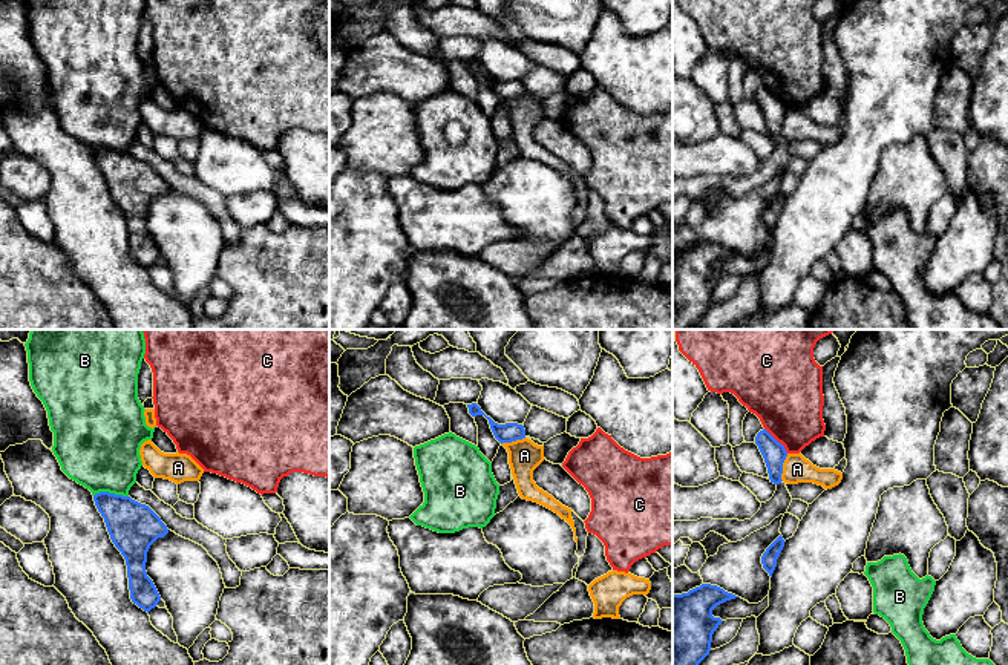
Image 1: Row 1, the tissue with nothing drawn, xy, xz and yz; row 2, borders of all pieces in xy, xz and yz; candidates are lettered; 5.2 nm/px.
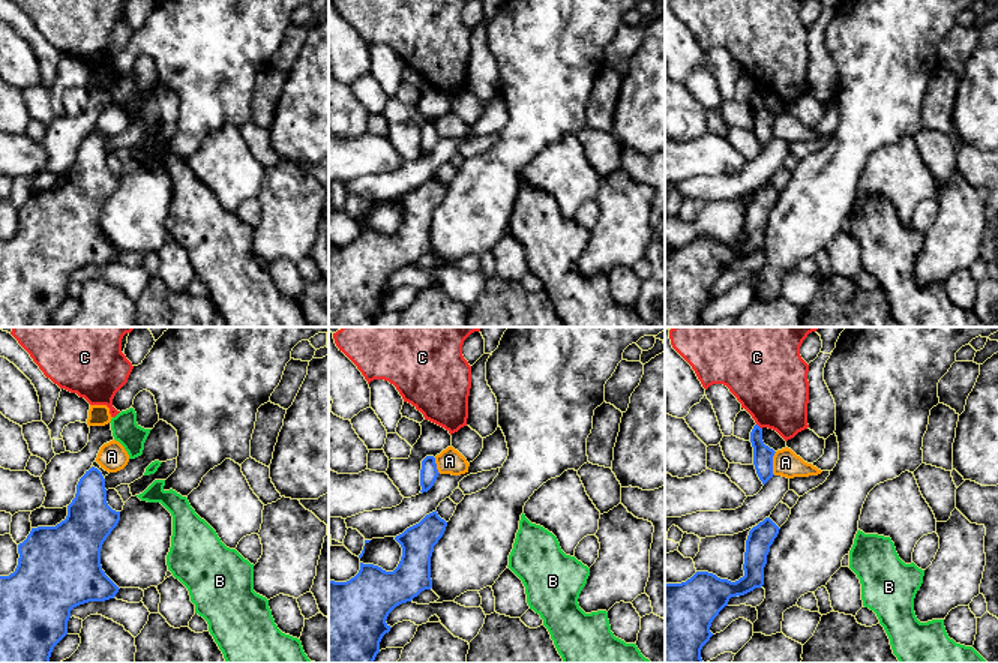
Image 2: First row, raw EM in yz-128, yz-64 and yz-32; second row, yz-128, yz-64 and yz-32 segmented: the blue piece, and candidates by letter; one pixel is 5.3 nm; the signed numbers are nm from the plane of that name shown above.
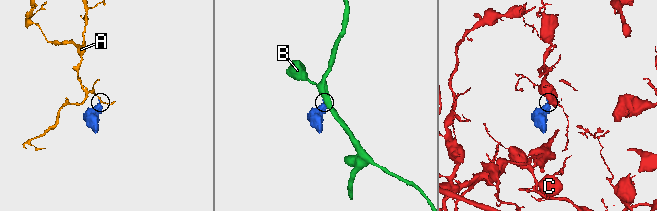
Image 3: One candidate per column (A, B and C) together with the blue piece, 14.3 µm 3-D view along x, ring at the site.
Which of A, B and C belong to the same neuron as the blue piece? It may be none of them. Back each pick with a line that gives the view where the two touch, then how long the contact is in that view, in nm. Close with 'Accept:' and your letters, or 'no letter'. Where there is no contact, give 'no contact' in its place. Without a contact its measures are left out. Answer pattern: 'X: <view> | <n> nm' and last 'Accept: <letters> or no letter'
Accept: no letter

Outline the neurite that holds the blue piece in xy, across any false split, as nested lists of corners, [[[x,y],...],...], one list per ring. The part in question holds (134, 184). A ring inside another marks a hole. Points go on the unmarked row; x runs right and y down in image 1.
[[[100,149],[93,152],[93,158],[112,199],[126,216],[130,256],[149,270],[161,253],[146,228],[147,208],[169,185],[149,162],[130,153]]]

